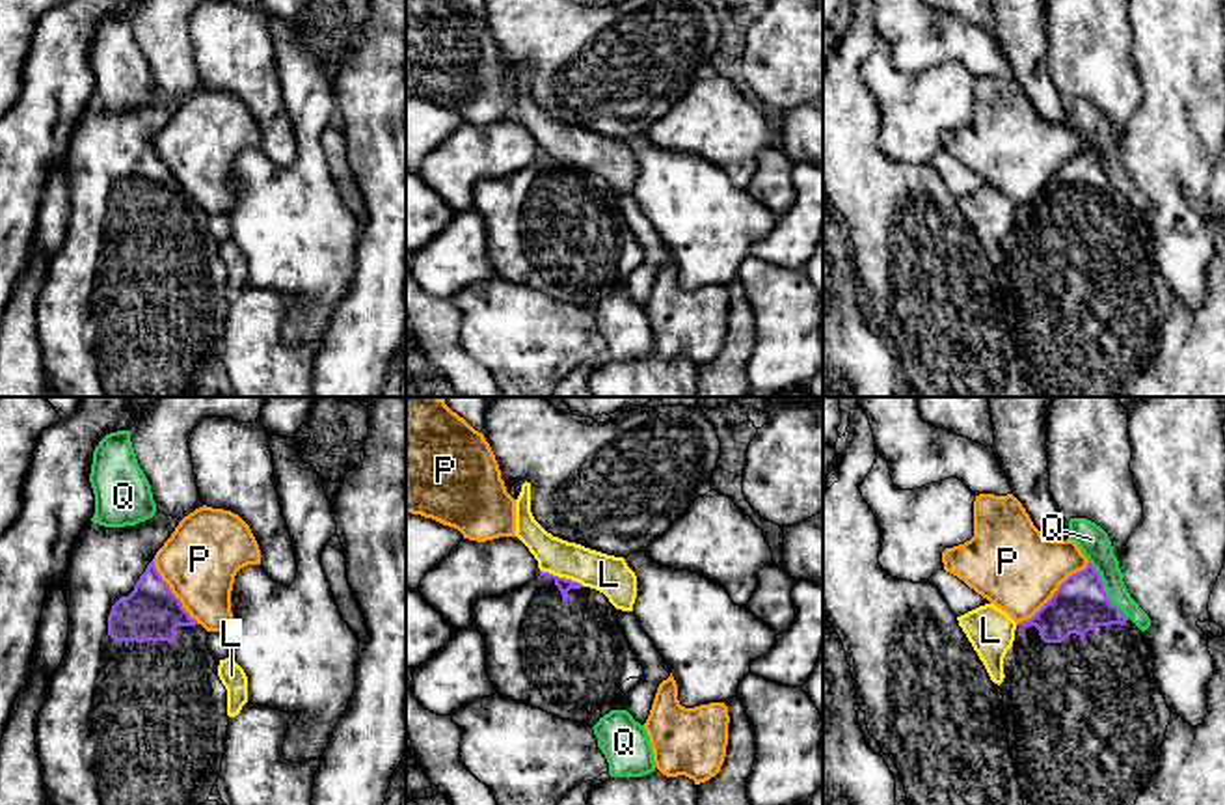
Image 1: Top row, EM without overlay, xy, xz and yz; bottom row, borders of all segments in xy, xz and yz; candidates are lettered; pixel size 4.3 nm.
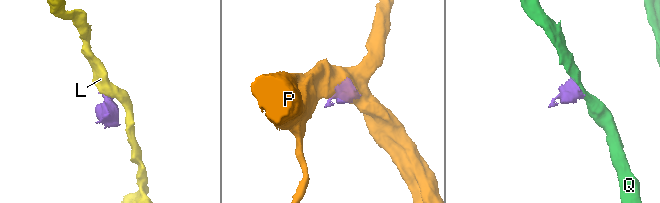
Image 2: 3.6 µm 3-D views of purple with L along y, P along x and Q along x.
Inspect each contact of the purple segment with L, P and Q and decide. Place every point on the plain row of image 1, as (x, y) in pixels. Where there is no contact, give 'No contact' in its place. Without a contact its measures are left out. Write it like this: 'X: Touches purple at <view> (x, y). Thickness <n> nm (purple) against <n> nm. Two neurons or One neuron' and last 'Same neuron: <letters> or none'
L: Touches purple at xz (563, 161). Thickness 60 nm (purple) against 170 nm. Two neurons
P: Touches purple at yz (1054, 176). Thickness 240 nm (purple) against 380 nm. Two neurons
Q: Touches purple at yz (1103, 172). Thickness 240 nm (purple) against 140 nm. Two neurons
Same neuron: none

